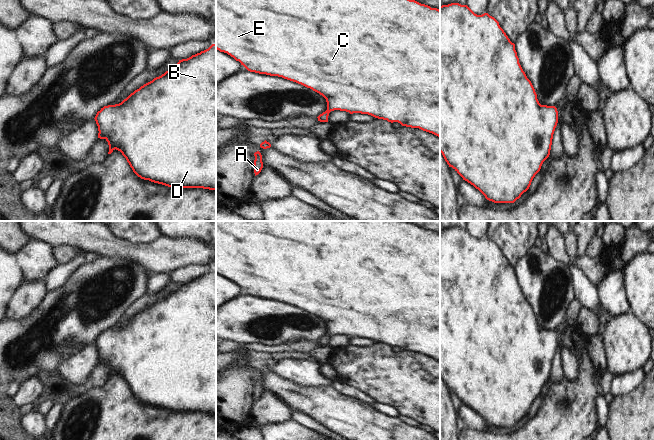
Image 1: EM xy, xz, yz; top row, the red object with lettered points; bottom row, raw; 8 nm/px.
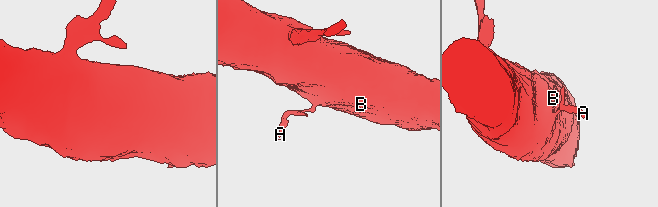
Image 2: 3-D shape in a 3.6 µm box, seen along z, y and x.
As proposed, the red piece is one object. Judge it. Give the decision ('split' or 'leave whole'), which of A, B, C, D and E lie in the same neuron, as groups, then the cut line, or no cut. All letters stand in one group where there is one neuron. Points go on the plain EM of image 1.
leave whole | A B C D E | no cut

